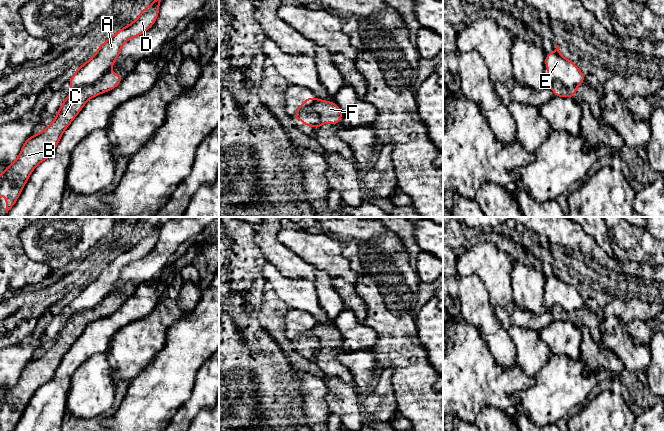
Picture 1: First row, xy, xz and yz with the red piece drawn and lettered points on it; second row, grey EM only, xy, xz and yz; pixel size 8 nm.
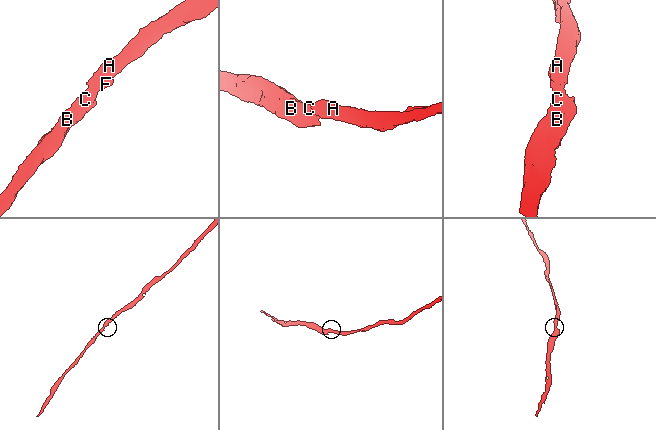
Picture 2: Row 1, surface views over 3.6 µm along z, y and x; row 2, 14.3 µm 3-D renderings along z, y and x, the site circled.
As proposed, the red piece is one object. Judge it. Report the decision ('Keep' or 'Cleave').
Cleave

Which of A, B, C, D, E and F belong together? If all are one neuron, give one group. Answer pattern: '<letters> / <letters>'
A D E / B C F

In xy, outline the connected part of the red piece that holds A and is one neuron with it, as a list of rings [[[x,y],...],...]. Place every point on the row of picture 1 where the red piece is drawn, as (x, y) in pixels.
[[[154,0],[147,8],[140,11],[136,20],[99,45],[96,54],[87,60],[83,66],[79,66],[68,81],[72,89],[92,85],[109,72],[118,58],[123,44],[129,39],[143,34],[155,23],[160,2],[161,0]]]

